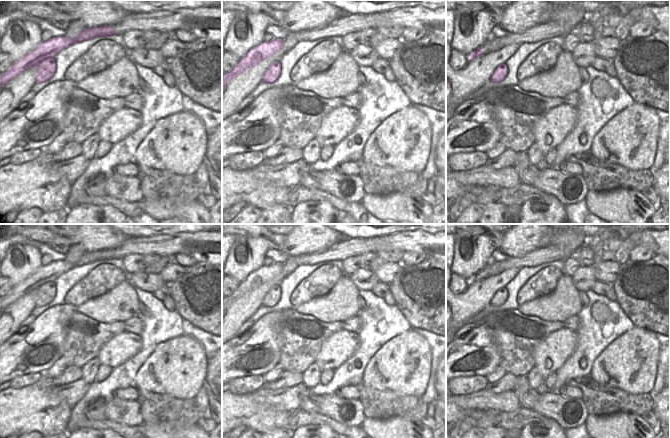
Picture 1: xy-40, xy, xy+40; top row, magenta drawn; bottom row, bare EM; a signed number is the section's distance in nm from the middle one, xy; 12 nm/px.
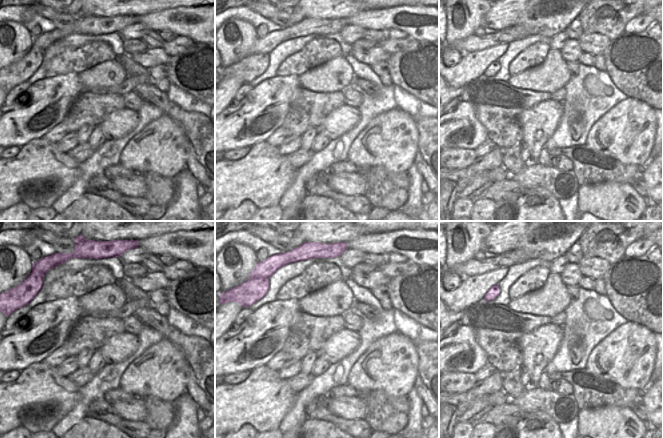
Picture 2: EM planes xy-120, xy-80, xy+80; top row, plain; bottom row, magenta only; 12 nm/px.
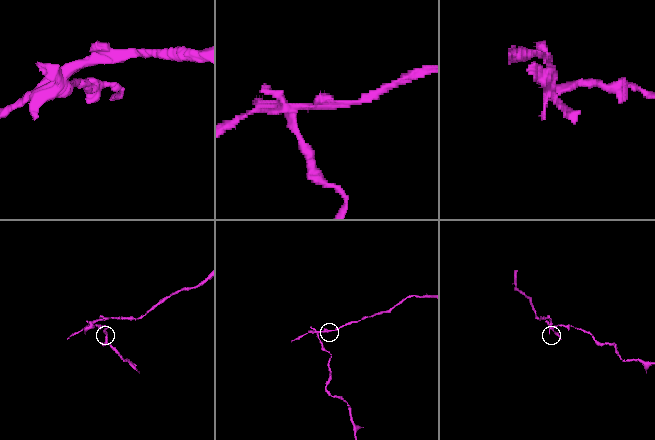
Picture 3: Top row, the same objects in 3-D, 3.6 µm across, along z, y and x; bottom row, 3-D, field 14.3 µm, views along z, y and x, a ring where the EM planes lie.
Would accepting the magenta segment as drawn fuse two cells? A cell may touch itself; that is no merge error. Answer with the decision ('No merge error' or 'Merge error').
Merge error

